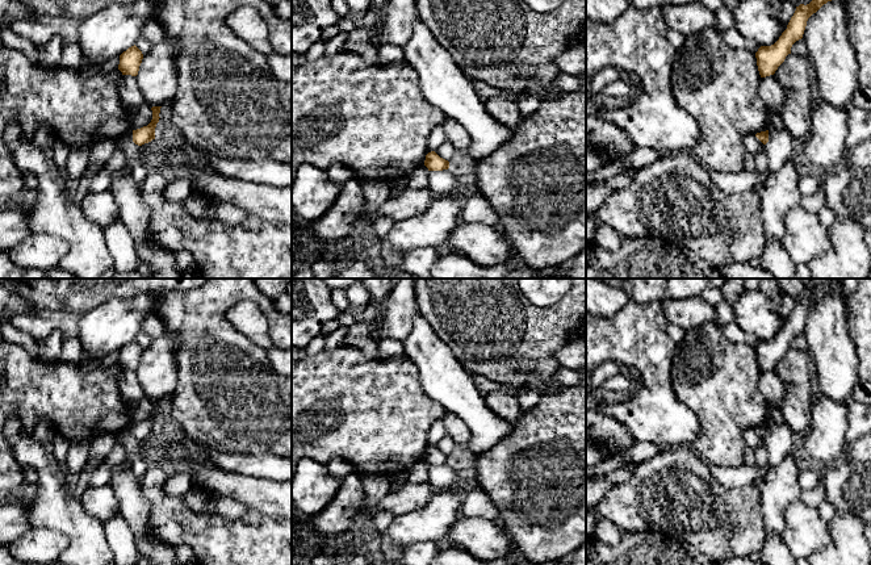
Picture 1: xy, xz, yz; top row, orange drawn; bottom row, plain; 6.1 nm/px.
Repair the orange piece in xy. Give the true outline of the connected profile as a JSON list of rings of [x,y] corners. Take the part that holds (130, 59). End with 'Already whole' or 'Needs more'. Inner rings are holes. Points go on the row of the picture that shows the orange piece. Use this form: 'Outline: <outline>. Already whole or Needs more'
Outline: [[[134,45],[120,55],[118,70],[122,75],[137,76],[142,59],[142,51]]]. Already whole

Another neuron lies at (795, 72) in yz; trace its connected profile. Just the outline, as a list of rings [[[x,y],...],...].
[[[788,54],[774,76],[788,89],[782,118],[793,139],[804,143],[811,137],[812,63],[808,56]]]

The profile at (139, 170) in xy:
[[[127,130],[116,143],[123,147],[126,163],[131,166],[134,180],[137,183],[145,180],[150,168],[137,159],[139,146],[133,142],[133,130]]]

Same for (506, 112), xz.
[[[487,97],[483,101],[486,112],[499,124],[514,130],[522,120],[518,102],[502,99]]]

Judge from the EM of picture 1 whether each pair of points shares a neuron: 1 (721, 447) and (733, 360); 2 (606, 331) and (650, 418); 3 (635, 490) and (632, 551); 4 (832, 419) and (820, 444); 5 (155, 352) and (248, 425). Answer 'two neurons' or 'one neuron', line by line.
1: one neuron
2: one neuron
3: two neurons
4: one neuron
5: two neurons

